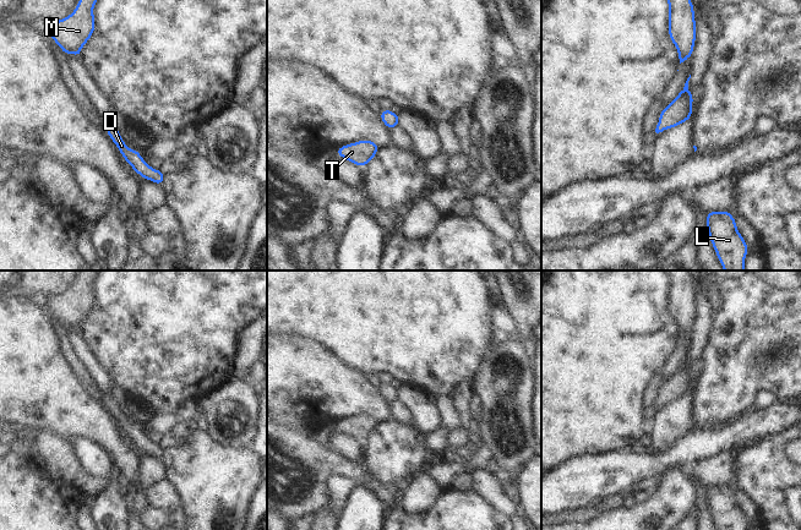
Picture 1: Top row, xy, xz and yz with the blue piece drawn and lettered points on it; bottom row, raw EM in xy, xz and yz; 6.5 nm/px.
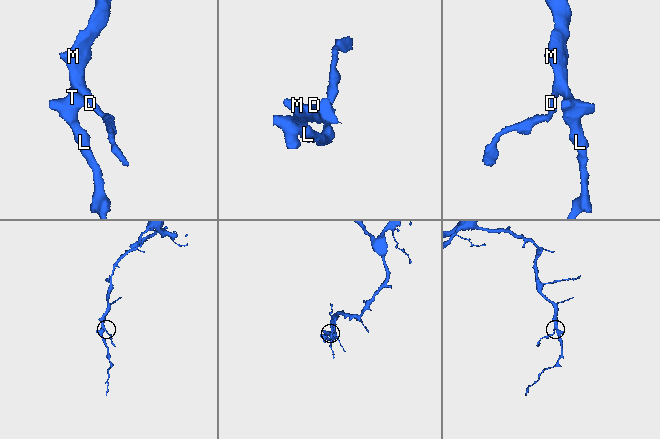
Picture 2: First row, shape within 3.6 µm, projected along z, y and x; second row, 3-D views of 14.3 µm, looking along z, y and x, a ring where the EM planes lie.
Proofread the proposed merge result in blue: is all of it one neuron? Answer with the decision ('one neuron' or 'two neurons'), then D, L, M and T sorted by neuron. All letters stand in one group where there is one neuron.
one neuron; D L M T

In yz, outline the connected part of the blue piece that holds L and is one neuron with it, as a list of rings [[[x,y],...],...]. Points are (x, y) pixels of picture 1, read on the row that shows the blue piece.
[[[710,211],[705,217],[709,240],[724,271],[745,271],[750,247],[736,228],[730,211]]]

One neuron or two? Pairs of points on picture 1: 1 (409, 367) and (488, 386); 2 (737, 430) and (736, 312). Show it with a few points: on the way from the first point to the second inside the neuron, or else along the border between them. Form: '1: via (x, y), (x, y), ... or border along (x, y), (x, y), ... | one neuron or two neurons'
1: border along (488, 354), (484, 366), (474, 381) | two neurons
2: border along (750, 409), (742, 410), (719, 426), (710, 427) | two neurons

